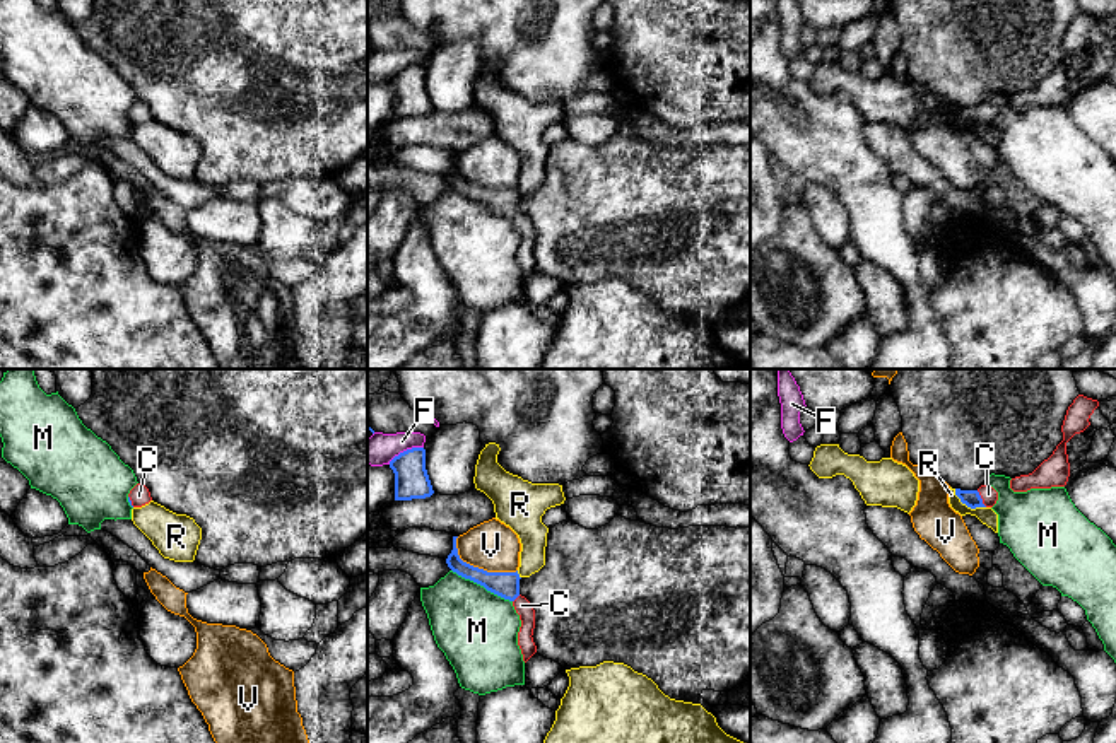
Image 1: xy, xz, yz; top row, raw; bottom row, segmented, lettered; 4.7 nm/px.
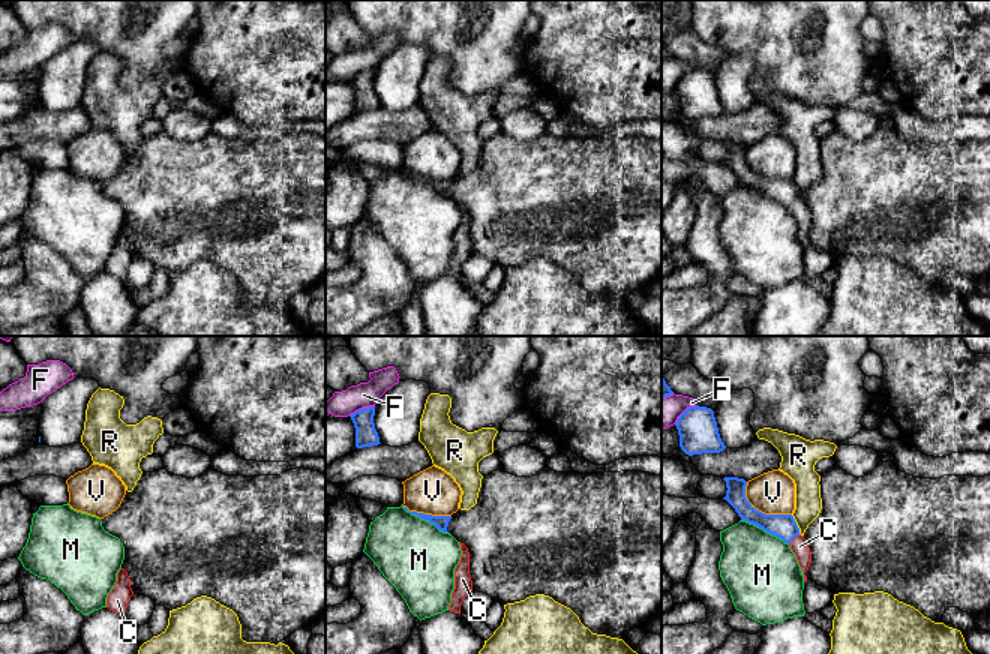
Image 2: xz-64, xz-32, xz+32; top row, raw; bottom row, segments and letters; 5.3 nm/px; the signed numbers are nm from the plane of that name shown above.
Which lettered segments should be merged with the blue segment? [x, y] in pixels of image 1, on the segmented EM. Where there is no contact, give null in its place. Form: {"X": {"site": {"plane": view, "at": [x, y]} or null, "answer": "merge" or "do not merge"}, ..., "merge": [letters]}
{"C": {"site": {"plane": "yz", "at": [981, 499]}, "answer": "merge"}, "F": {"site": {"plane": "xz", "at": [407, 450]}, "answer": "do not merge"}, "M": {"site": {"plane": "xz", "at": [482, 585]}, "answer": "do not merge"}, "R": {"site": {"plane": "yz", "at": [968, 506]}, "answer": "do not merge"}, "V": {"site": {"plane": "xz", "at": [477, 567]}, "answer": "do not merge"}, "merge": ["C"]}

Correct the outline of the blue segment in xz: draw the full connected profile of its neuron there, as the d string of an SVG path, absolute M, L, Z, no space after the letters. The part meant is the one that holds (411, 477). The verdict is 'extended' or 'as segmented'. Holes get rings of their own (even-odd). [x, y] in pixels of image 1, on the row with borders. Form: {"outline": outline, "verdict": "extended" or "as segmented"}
{"outline": "M412 448L390 461L395 473L395 500L426 499L434 494L427 470L426 449Z", "verdict": "as segmented"}

